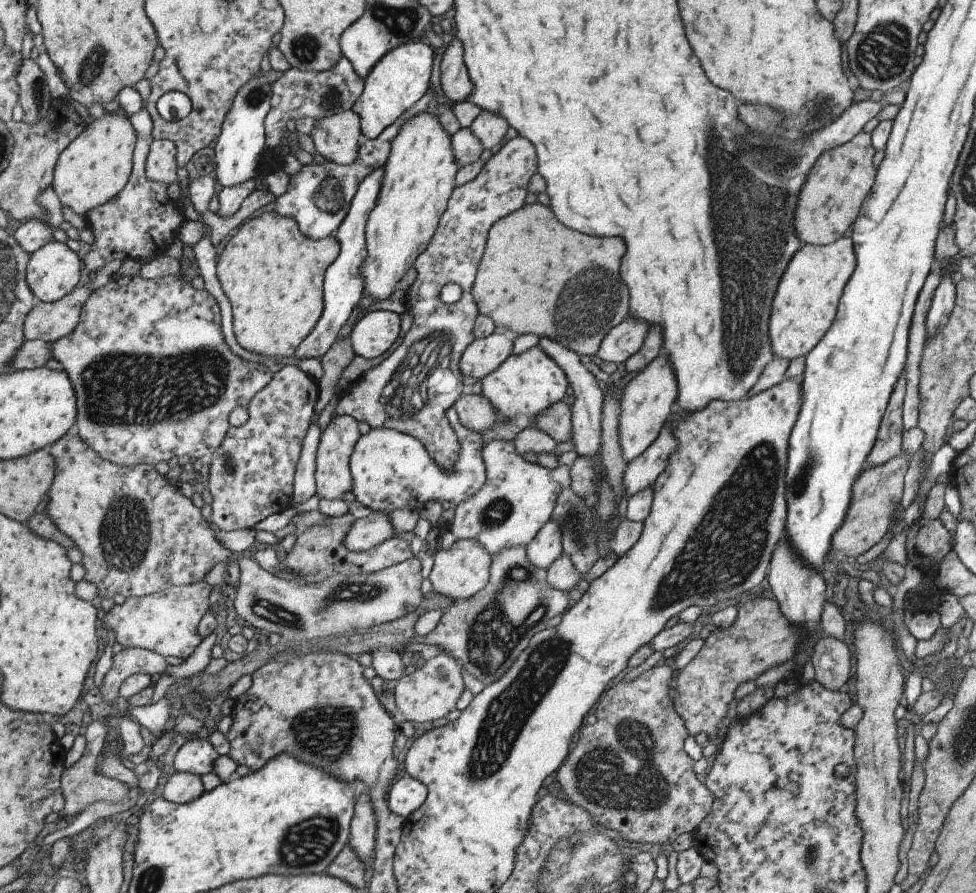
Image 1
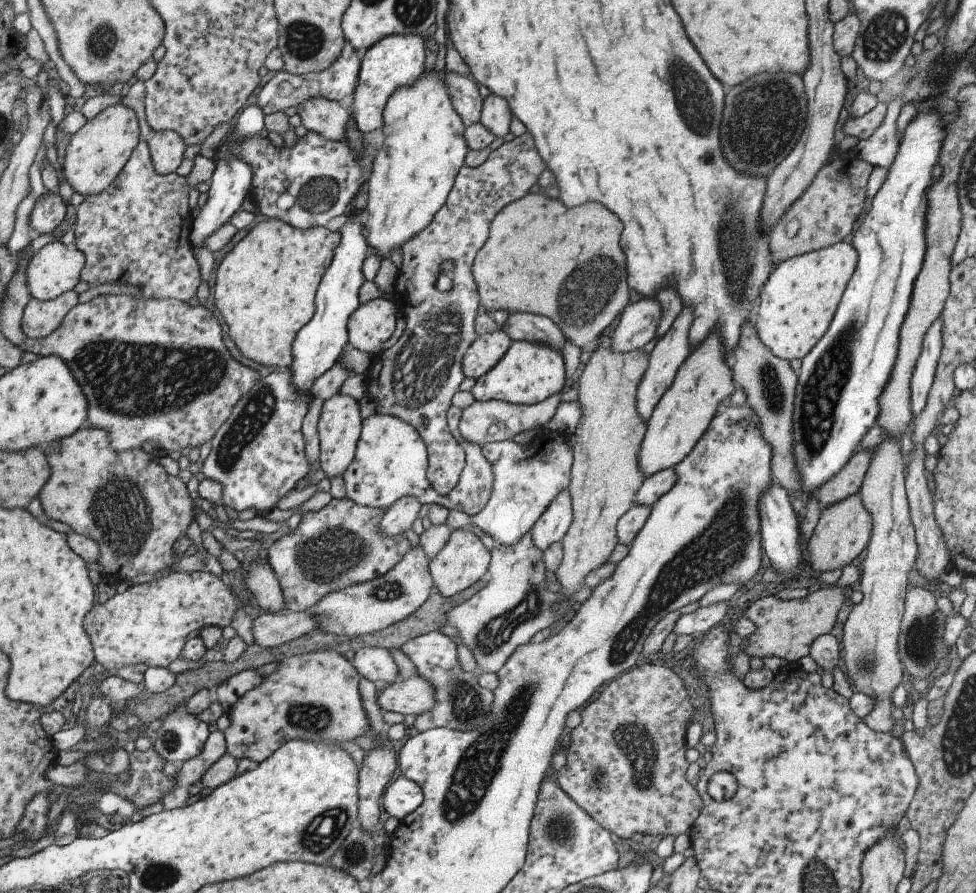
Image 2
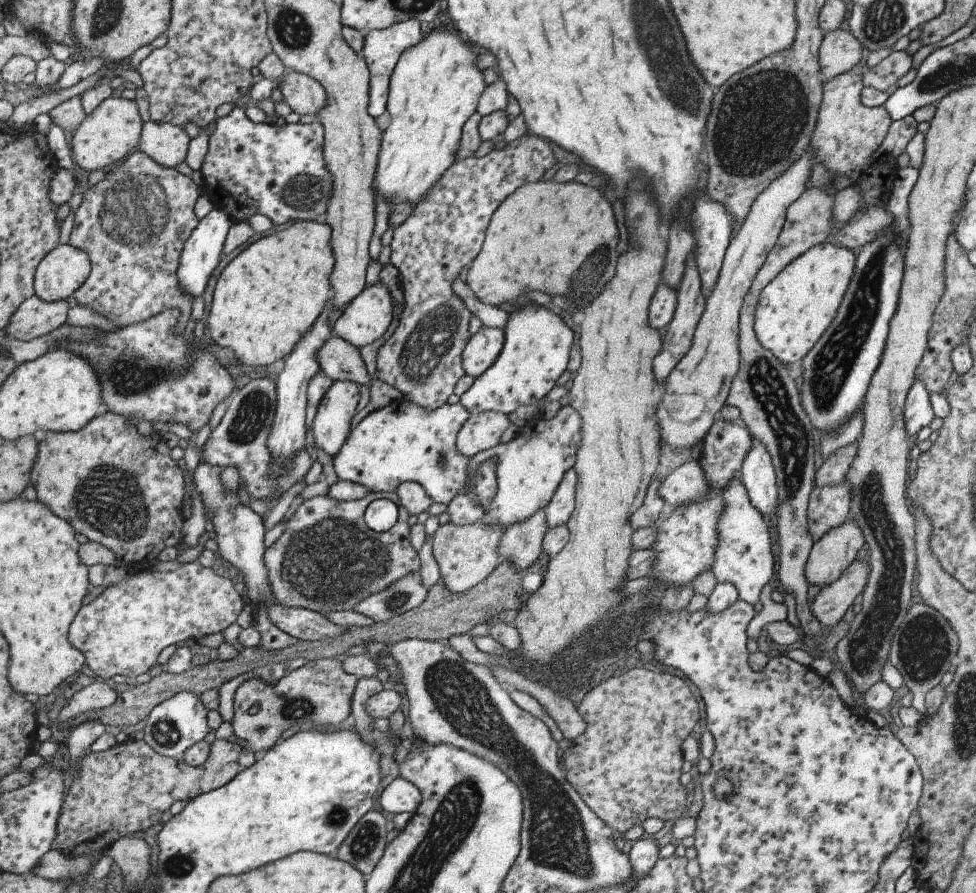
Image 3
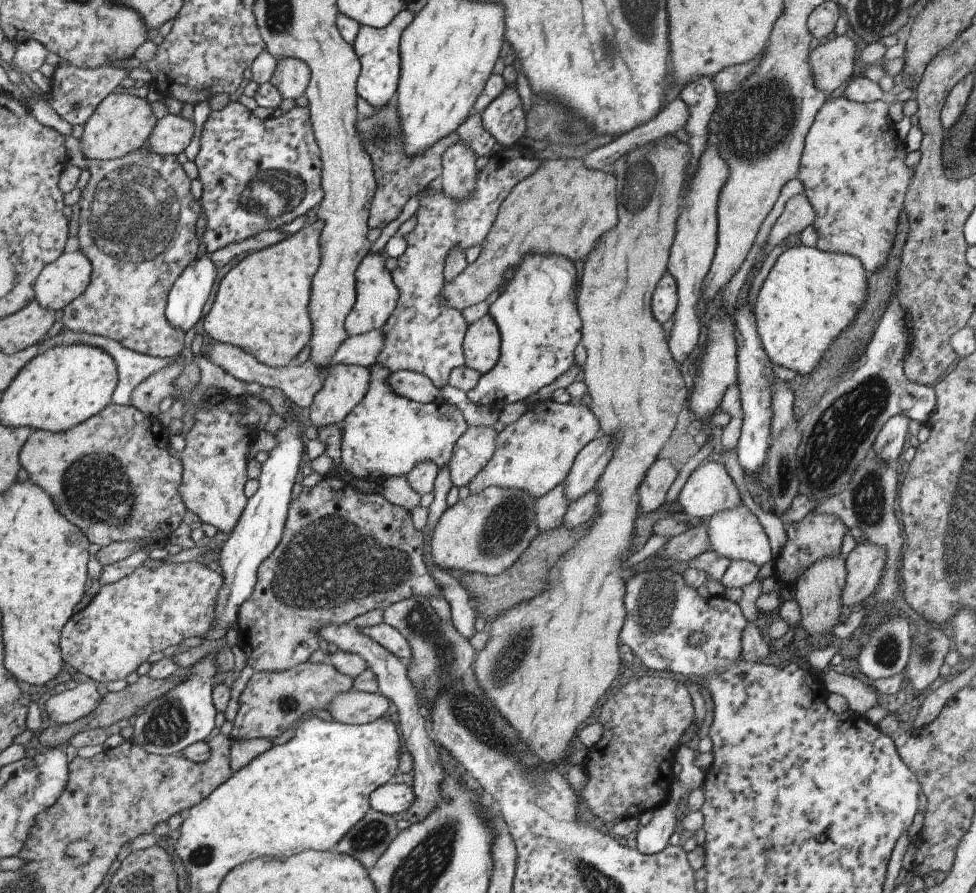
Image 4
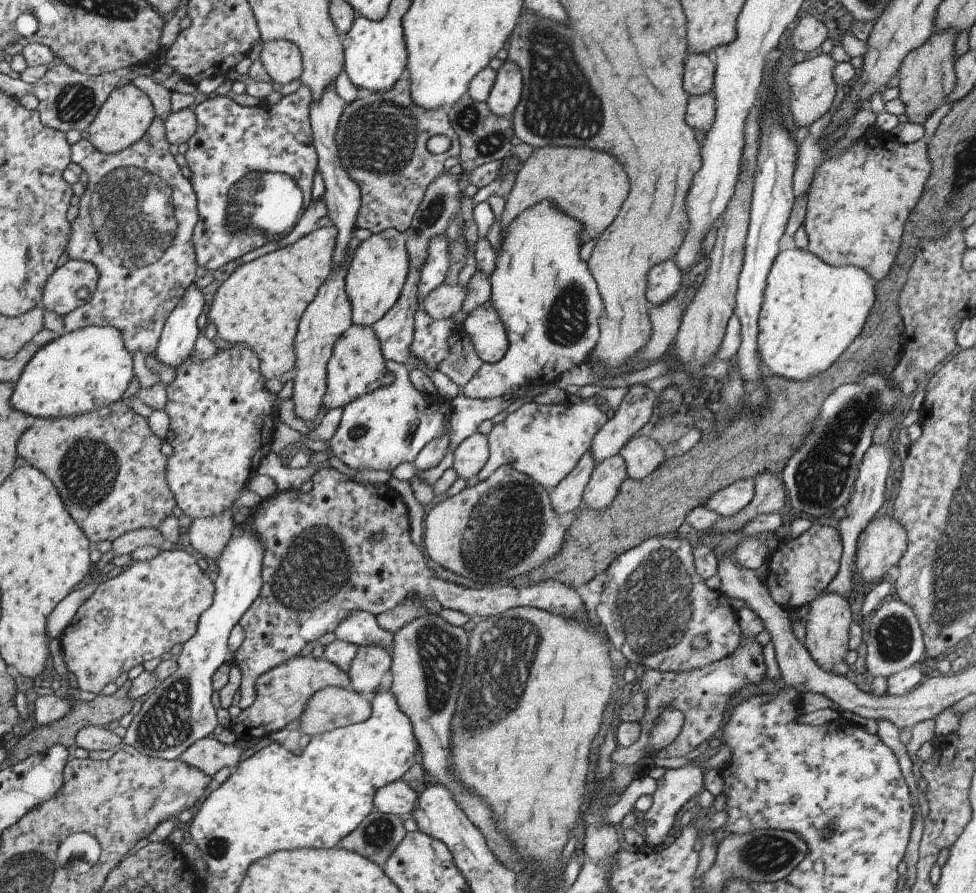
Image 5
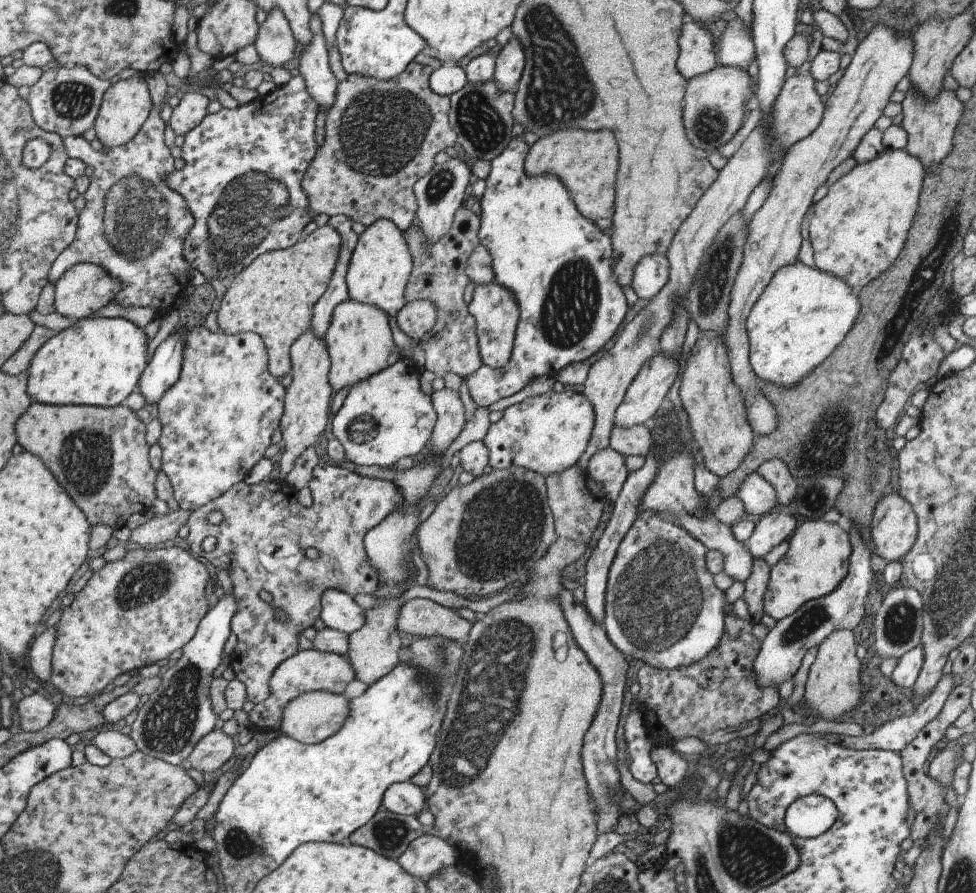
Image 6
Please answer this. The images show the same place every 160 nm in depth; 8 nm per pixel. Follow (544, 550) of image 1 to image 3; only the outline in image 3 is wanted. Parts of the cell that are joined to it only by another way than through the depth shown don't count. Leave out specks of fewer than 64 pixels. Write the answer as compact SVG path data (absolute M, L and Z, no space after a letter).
M573 468L567 470L545 510L545 524L547 528L566 524L571 512L573 512L573 500L577 486L577 474Z

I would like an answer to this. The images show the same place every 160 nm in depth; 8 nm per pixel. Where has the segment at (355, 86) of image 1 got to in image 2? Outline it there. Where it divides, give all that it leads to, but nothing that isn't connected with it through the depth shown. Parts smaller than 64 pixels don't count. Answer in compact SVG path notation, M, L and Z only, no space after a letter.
M343 44L341 54L337 60L325 68L322 72L309 72L301 75L291 75L286 71L278 71L267 84L261 86L259 94L255 96L256 106L261 108L263 114L282 112L288 107L299 106L301 102L306 102L311 98L329 98L332 101L346 103L351 99L357 84L357 78L360 68L360 54L356 53L351 44Z

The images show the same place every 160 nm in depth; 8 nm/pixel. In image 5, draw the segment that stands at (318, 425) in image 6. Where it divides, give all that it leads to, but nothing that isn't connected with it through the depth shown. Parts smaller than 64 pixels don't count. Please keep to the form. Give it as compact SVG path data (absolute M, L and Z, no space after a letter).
M350 256L341 267L332 268L332 272L318 288L315 298L305 307L298 320L292 344L295 362L294 385L290 399L296 418L303 424L312 422L322 414L322 398L326 393L326 364L331 356L335 339L338 339L338 336L352 323L350 304L344 291L344 276L349 261Z

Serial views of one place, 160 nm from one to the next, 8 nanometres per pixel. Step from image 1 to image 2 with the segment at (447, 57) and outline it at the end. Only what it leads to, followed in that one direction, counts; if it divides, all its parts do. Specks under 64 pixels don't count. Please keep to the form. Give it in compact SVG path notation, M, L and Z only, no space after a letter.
M452 71L445 72L446 89L454 109L459 113L462 125L468 127L480 119L481 96L475 82L470 77L460 76Z

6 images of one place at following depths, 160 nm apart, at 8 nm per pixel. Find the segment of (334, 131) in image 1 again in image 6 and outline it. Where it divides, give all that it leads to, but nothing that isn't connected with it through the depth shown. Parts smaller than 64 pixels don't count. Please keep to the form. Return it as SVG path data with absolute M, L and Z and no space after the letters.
M271 9L258 26L254 47L260 60L267 65L291 68L296 60L298 44L290 31L285 15Z

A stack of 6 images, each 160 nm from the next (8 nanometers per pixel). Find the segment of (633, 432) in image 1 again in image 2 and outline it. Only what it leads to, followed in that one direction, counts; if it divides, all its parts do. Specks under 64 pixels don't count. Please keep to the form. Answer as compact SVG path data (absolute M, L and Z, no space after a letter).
M683 308L681 314L673 320L673 326L657 340L657 344L653 346L651 354L649 354L649 366L639 382L639 388L635 392L635 410L639 414L639 418L647 420L653 406L657 404L657 400L661 398L661 394L665 392L665 388L669 388L671 380L673 380L673 372L677 368L677 364L683 364L683 360L687 358L687 352L689 352L689 344L687 344L687 330L689 330L689 324L691 324L691 308Z

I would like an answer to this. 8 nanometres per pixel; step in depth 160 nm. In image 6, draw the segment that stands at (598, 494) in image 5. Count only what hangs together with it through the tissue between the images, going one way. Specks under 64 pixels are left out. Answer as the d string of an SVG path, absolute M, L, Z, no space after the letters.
M607 446L593 453L585 466L587 474L599 481L604 488L606 498L611 502L617 498L621 484L628 476L623 456Z

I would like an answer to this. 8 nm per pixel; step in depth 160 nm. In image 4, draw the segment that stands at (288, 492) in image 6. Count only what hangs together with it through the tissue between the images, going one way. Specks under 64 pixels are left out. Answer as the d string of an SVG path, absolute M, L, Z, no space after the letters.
M329 475L323 476L322 479L316 483L313 487L303 487L297 494L295 499L291 499L287 507L286 518L284 519L284 527L279 544L271 551L271 554L258 566L256 574L256 583L253 587L253 592L247 601L240 604L238 613L236 616L236 623L238 629L239 641L237 646L241 648L245 655L245 666L239 672L238 676L233 682L227 682L229 687L229 703L223 712L225 720L233 721L237 708L239 708L239 694L241 690L245 688L247 680L251 677L251 674L260 671L283 671L297 664L307 661L309 655L314 652L318 647L318 632L323 625L345 625L348 624L351 619L358 617L375 609L386 609L389 605L408 599L409 597L420 597L421 599L442 598L442 592L438 582L430 575L430 572L425 568L422 562L423 548L422 548L422 534L421 531L416 531L412 525L410 514L408 510L405 510L402 506L394 505L387 502L383 495L378 491L377 487L370 491L361 491L359 489L353 489L349 483L346 483L344 479L339 476Z

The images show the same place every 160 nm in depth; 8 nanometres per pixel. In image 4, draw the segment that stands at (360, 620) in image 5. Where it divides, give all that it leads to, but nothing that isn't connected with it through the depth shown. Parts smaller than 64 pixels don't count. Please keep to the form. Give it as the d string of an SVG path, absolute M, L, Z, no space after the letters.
M381 622L378 625L355 627L358 633L361 633L369 640L373 640L375 644L379 644L381 648L389 650L393 656L408 662L410 659L410 648L408 642L399 634L392 626Z

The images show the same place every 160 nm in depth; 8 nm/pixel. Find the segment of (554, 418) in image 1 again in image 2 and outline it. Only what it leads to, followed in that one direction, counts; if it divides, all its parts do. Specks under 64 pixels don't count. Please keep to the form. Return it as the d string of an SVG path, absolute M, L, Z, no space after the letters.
M553 394L533 405L517 405L497 400L474 401L461 412L458 421L459 434L463 440L479 447L491 442L512 439L521 432L543 427L554 415L559 402L561 402L559 394Z

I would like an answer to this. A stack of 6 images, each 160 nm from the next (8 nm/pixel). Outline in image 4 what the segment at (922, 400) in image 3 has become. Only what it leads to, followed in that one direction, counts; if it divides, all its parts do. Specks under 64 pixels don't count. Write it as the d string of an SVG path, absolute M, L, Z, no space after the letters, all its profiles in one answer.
M903 414L891 416L881 426L881 430L873 441L872 454L887 464L895 464L897 457L902 452L905 438L909 436L909 424L911 424L911 418L907 418Z

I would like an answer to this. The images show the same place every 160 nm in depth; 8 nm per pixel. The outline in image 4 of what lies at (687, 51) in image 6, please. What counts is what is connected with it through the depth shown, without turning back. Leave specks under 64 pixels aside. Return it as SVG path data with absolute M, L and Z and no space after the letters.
M703 75L685 83L681 88L681 98L689 109L685 130L689 132L687 144L691 148L691 166L689 166L689 174L691 174L695 170L695 160L705 146L709 134L707 125L716 106L712 77Z

